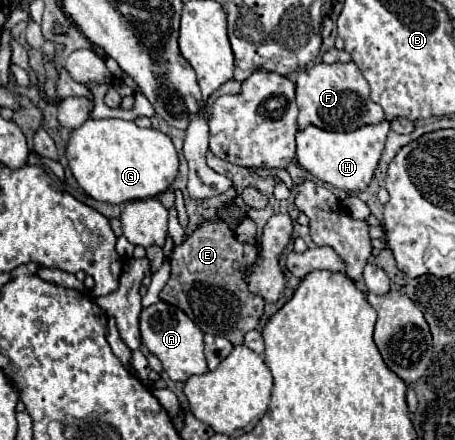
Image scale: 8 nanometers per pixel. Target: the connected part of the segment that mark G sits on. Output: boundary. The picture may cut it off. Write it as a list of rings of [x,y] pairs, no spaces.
[[[88,119],[68,137],[66,159],[78,185],[96,201],[128,203],[156,197],[178,175],[178,155],[162,131],[142,129],[124,119]]]

